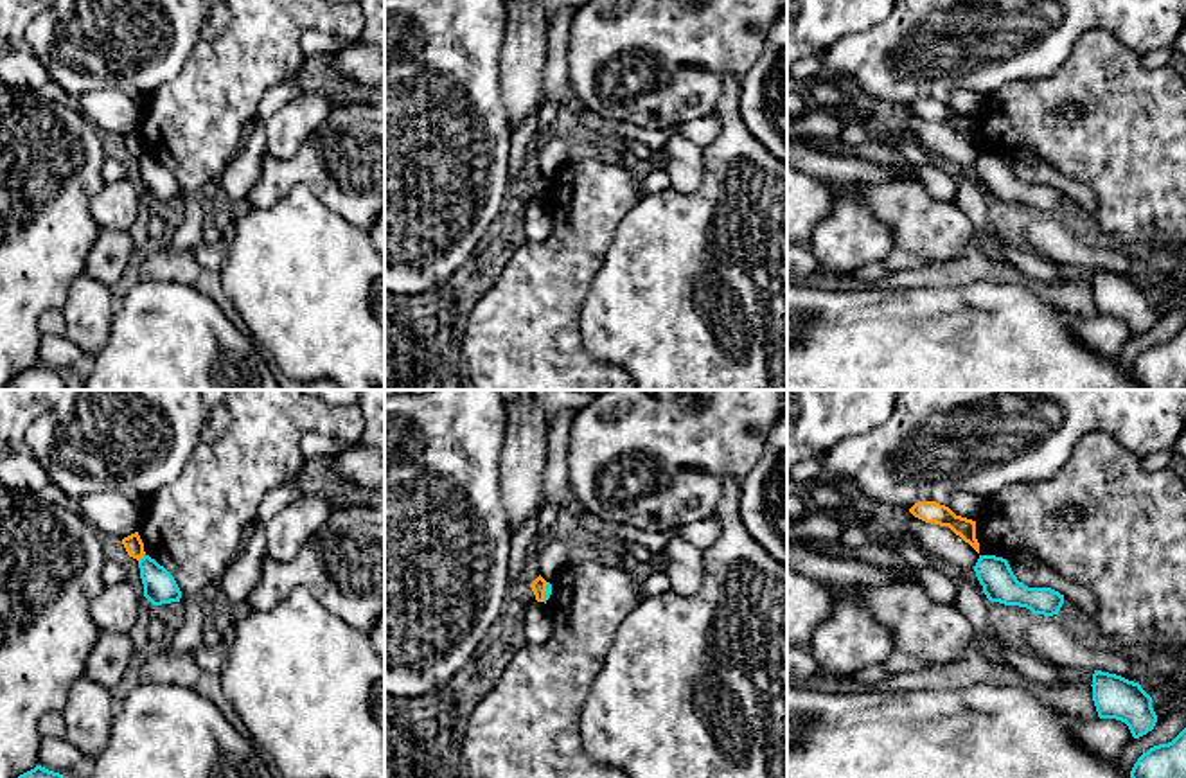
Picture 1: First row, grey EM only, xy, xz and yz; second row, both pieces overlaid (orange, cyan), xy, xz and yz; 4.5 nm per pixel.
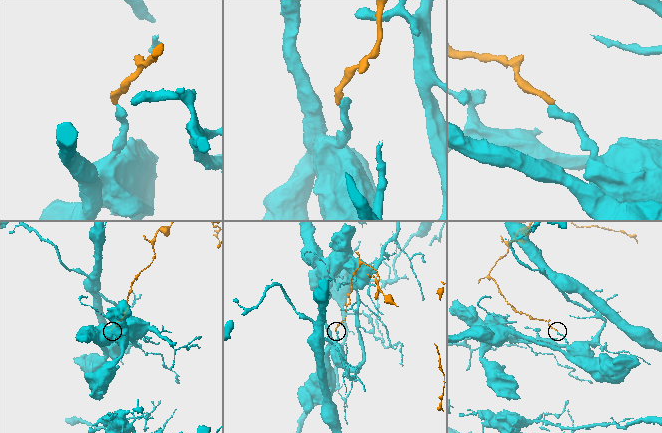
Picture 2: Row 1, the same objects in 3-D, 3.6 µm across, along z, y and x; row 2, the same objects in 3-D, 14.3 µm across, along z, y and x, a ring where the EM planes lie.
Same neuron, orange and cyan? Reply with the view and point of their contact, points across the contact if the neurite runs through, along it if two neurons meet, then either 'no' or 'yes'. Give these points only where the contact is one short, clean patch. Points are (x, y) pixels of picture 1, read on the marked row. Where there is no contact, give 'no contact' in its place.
meets orange in xy at (142, 556); border along xy (144, 554), (139, 561); no

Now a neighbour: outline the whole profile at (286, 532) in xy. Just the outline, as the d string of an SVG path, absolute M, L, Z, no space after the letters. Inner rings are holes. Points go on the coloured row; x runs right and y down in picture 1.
M307 496L293 500L264 526L268 557L288 562L304 543L336 512L329 498Z

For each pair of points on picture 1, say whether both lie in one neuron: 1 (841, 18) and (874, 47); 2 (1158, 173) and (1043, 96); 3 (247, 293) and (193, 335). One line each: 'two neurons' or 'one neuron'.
1: two neurons
2: one neuron
3: two neurons

